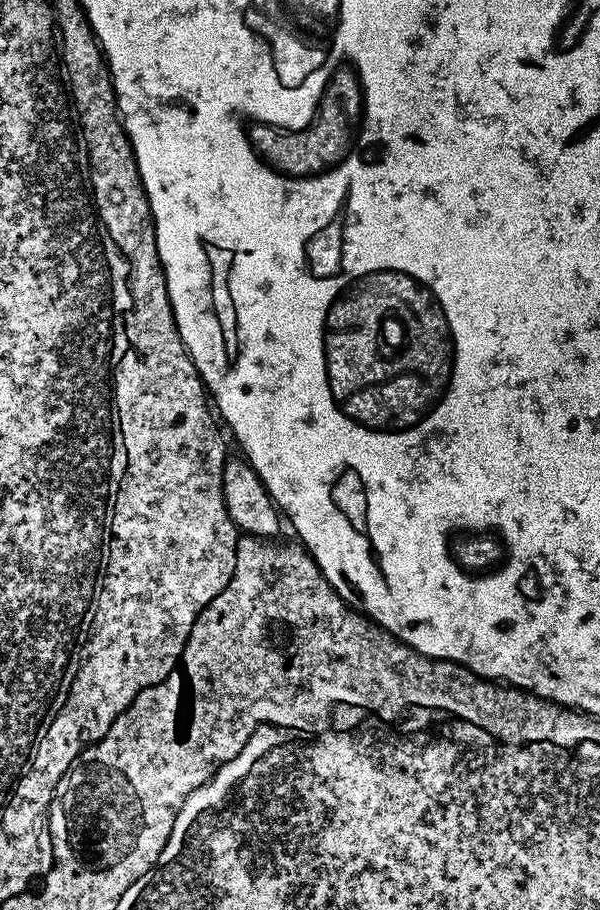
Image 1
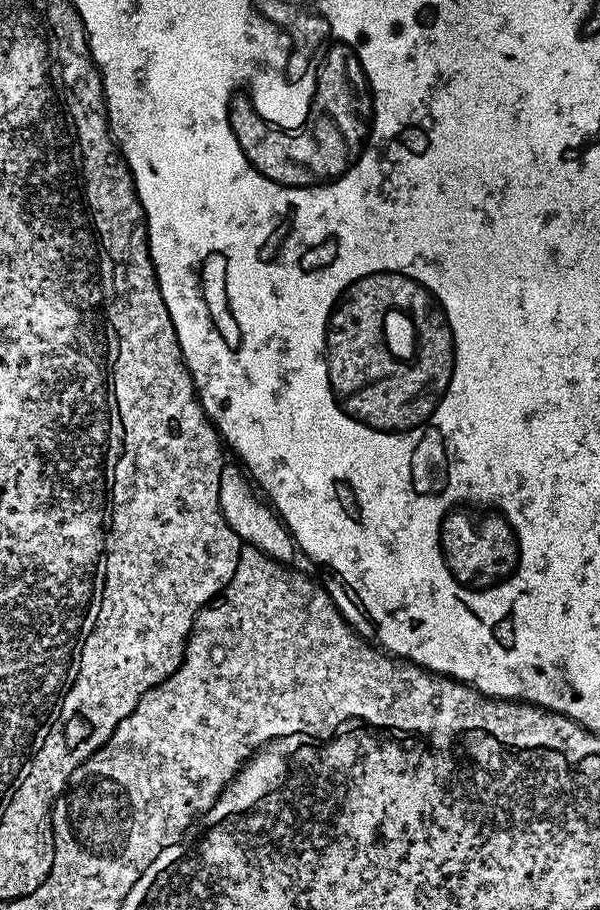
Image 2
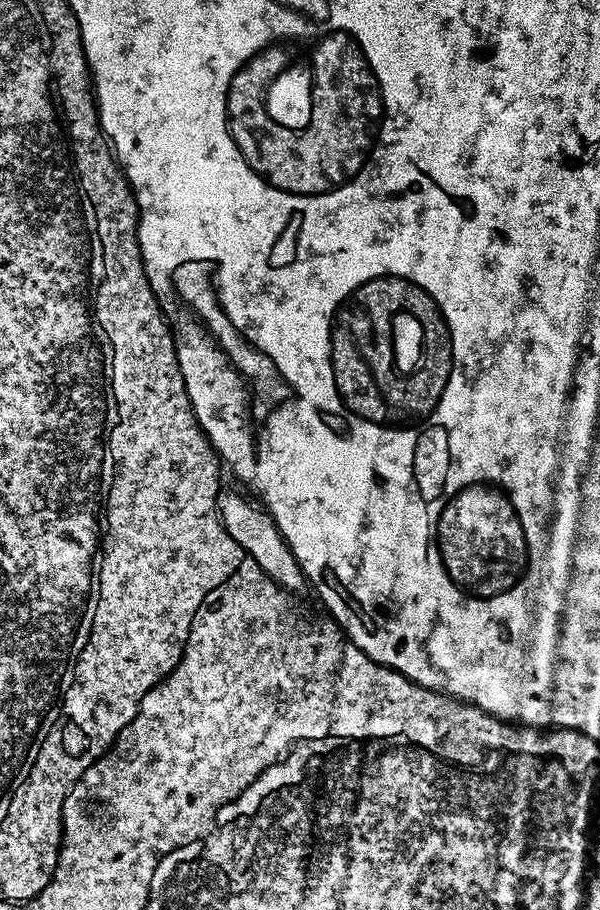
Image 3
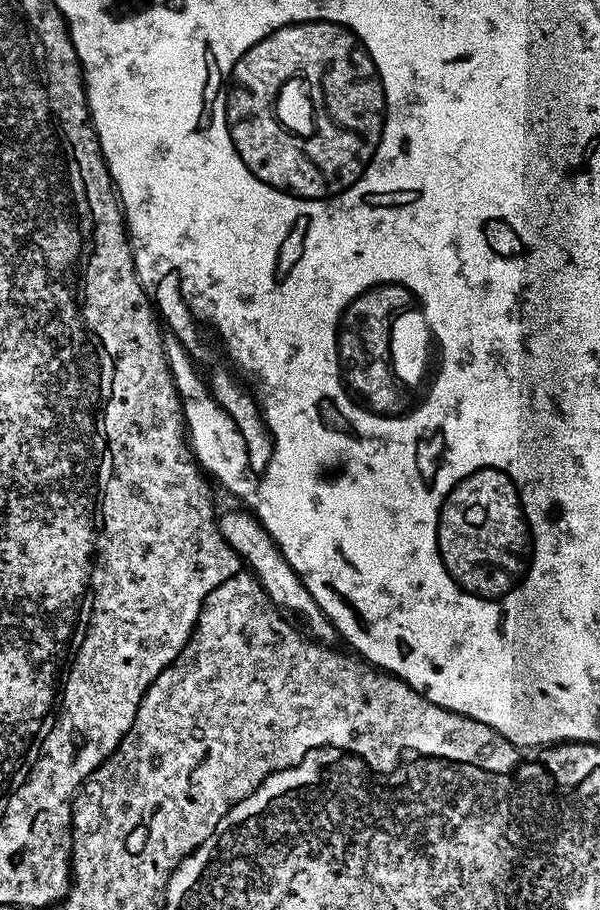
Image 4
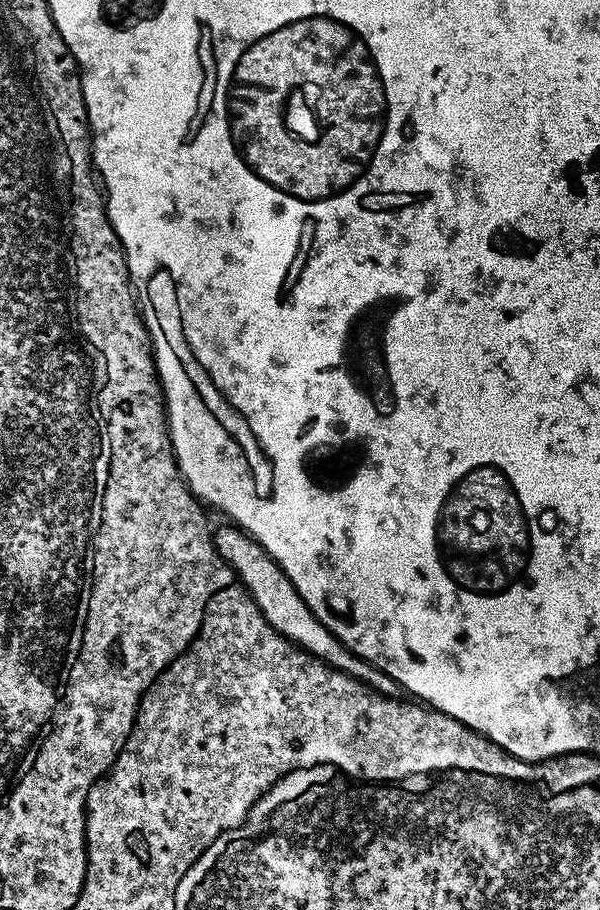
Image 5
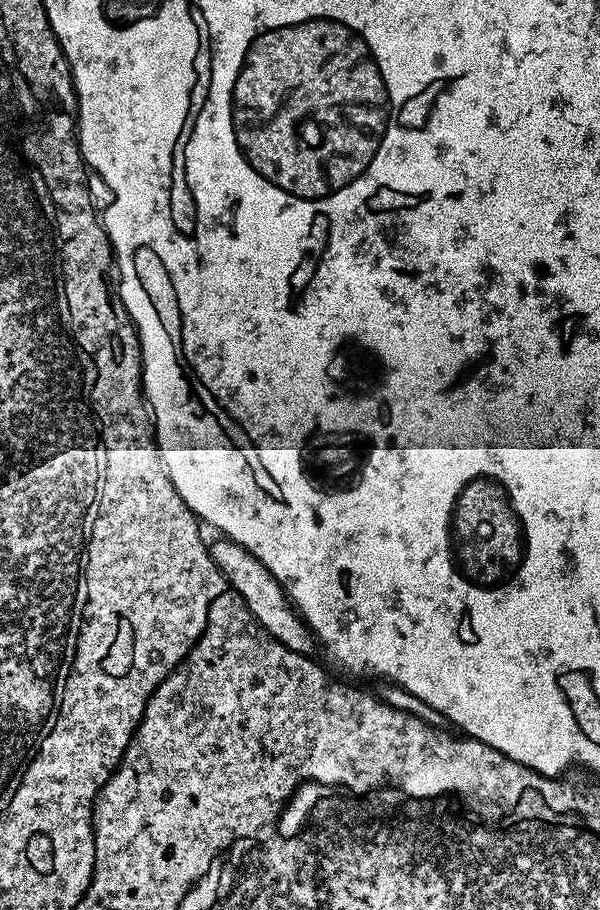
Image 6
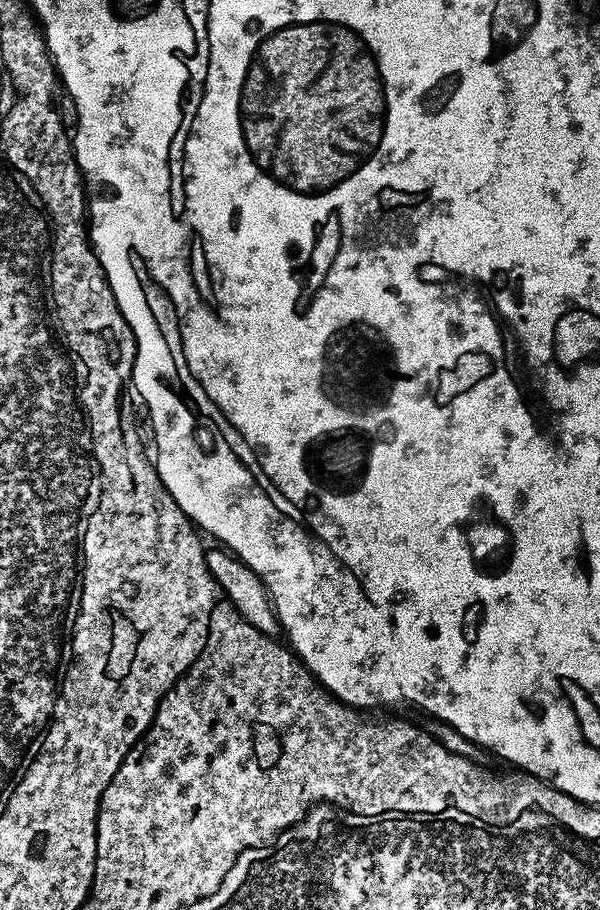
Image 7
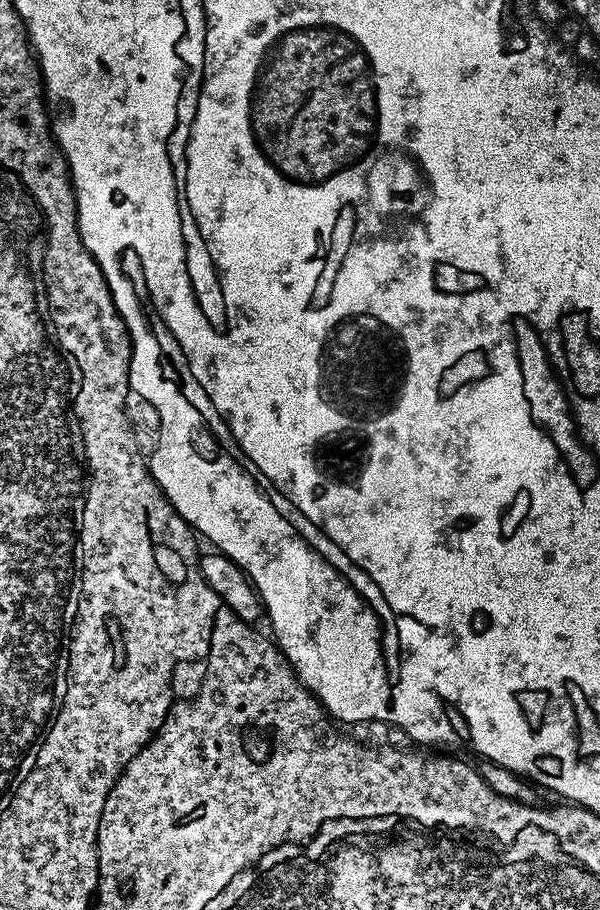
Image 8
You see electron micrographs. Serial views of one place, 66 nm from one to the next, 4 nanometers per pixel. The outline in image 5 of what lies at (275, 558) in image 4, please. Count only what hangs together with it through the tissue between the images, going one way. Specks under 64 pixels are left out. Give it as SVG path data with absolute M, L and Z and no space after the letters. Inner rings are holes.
M224 522L220 529L212 532L212 541L218 554L231 566L239 583L251 594L252 601L258 606L258 610L262 610L266 622L270 622L270 626L275 632L282 634L293 644L297 644L299 648L304 648L312 656L323 660L334 670L362 682L380 696L396 698L401 695L402 689L397 680L390 678L390 674L386 674L369 660L355 656L332 631L326 626L322 626L322 622L310 610L310 606L306 602L302 602L298 590L294 590L294 582L290 582L290 578L286 578L286 574L278 566L278 562L274 562L274 558L270 558L270 554L251 534L242 531L231 522Z

